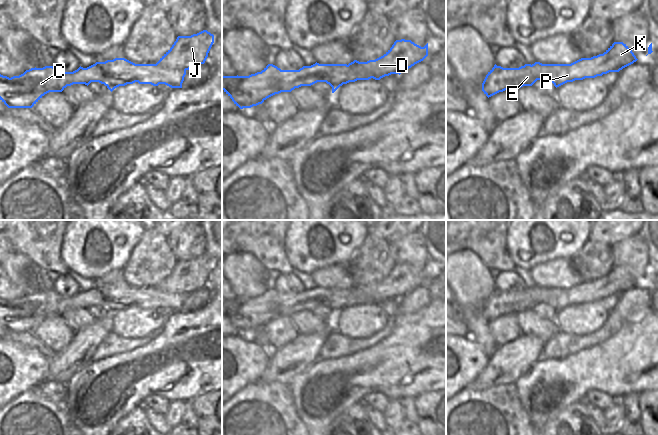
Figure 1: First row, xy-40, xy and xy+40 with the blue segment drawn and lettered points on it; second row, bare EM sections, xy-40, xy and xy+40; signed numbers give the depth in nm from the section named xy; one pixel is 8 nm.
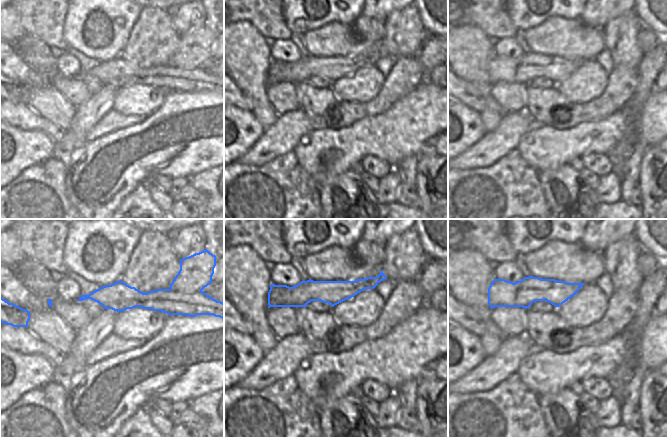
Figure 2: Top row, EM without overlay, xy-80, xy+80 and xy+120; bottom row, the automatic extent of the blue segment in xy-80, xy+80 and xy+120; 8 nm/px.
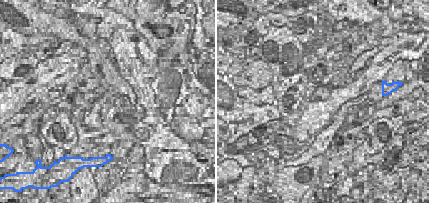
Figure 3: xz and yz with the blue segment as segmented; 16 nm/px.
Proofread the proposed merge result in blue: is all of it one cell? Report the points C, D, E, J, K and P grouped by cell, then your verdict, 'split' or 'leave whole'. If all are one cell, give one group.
C E / D J K P; split

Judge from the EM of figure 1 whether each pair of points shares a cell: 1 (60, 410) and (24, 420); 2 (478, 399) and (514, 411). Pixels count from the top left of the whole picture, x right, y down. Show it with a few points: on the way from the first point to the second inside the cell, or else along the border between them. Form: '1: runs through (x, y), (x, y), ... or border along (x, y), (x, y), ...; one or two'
1: runs through (51, 412), (44, 412), (36, 420), (33, 420); one
2: runs through (487, 403), (491, 403), (500, 410), (505, 410); one

